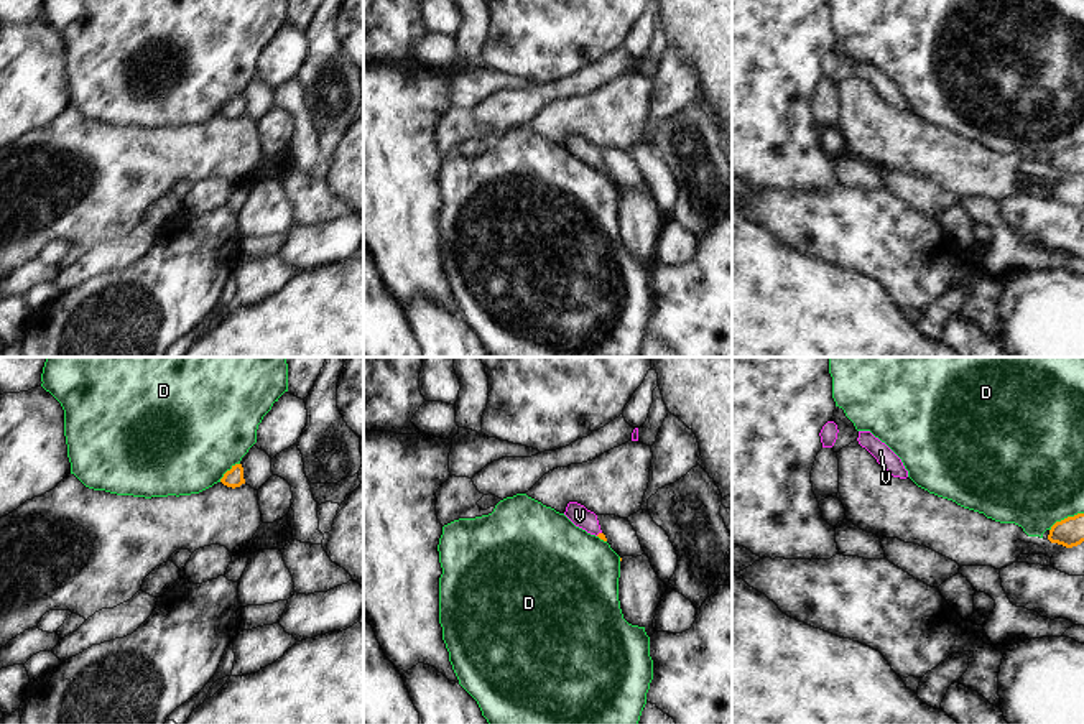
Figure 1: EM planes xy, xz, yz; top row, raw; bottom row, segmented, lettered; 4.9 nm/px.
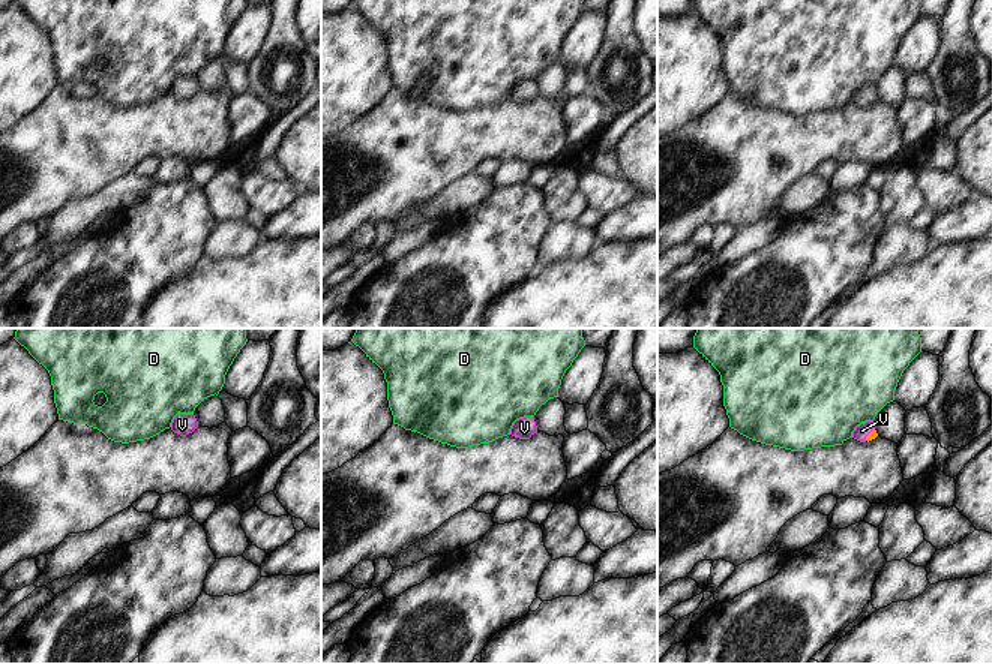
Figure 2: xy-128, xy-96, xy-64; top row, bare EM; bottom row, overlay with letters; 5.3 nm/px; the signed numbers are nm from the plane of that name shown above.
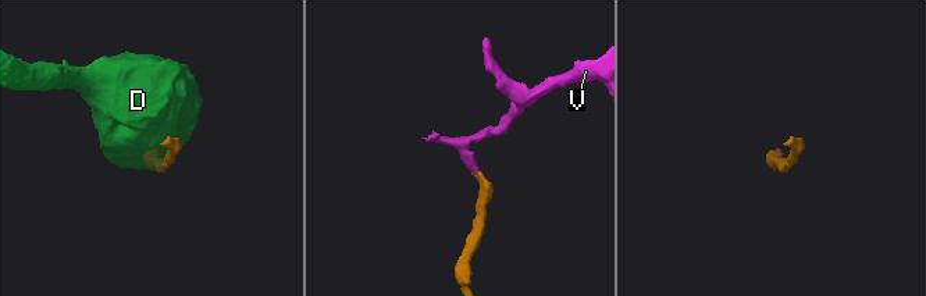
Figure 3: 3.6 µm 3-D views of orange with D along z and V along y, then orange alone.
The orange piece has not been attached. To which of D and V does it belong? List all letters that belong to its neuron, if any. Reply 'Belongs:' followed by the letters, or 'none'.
Belongs: V

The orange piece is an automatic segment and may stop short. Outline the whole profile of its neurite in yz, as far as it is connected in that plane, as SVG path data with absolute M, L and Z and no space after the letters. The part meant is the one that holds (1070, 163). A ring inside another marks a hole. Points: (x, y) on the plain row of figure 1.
M1084 145L1056 153L1049 161L1048 171L1066 179L1081 176L1084 173Z

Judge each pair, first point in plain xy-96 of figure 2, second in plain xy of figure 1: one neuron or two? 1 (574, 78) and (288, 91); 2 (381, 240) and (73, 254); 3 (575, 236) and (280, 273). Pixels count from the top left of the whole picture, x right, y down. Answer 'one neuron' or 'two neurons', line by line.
1: one neuron
2: one neuron
3: one neuron

